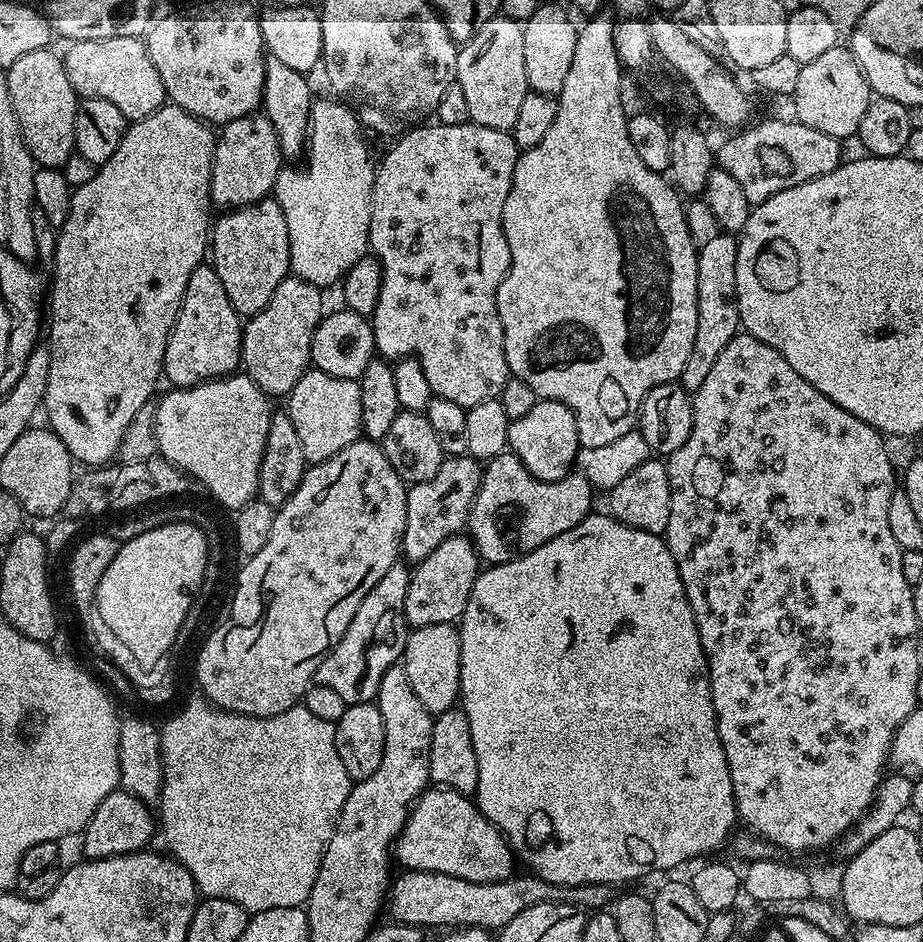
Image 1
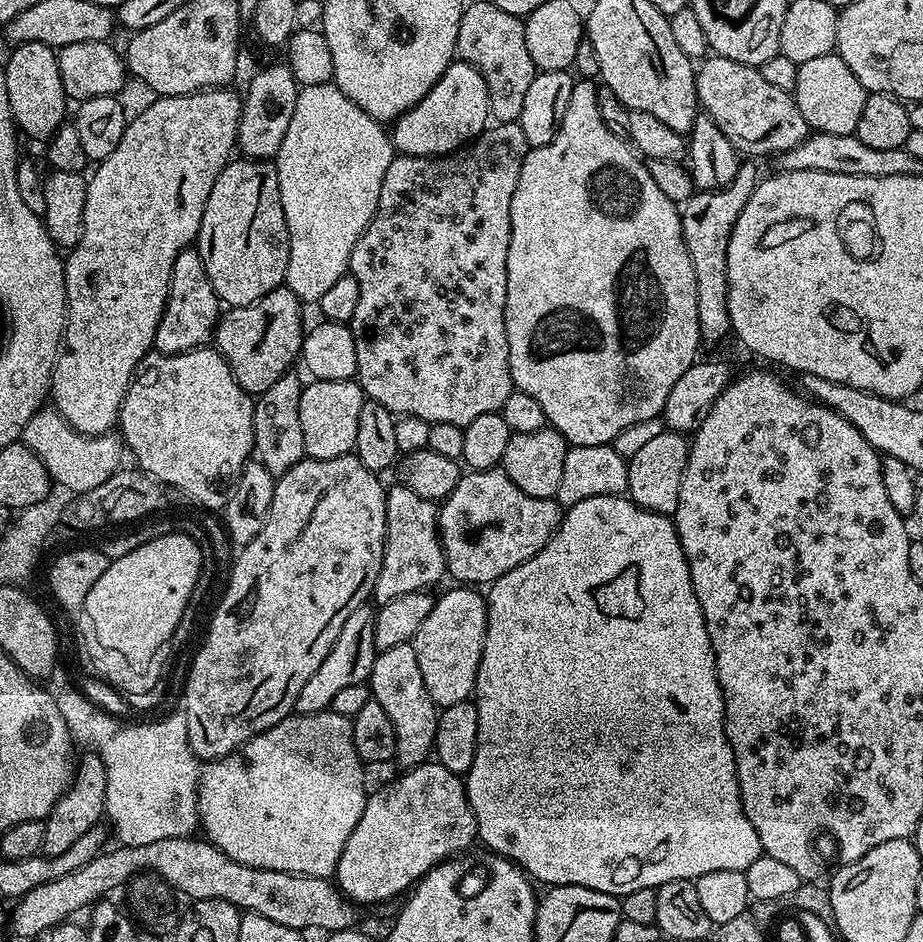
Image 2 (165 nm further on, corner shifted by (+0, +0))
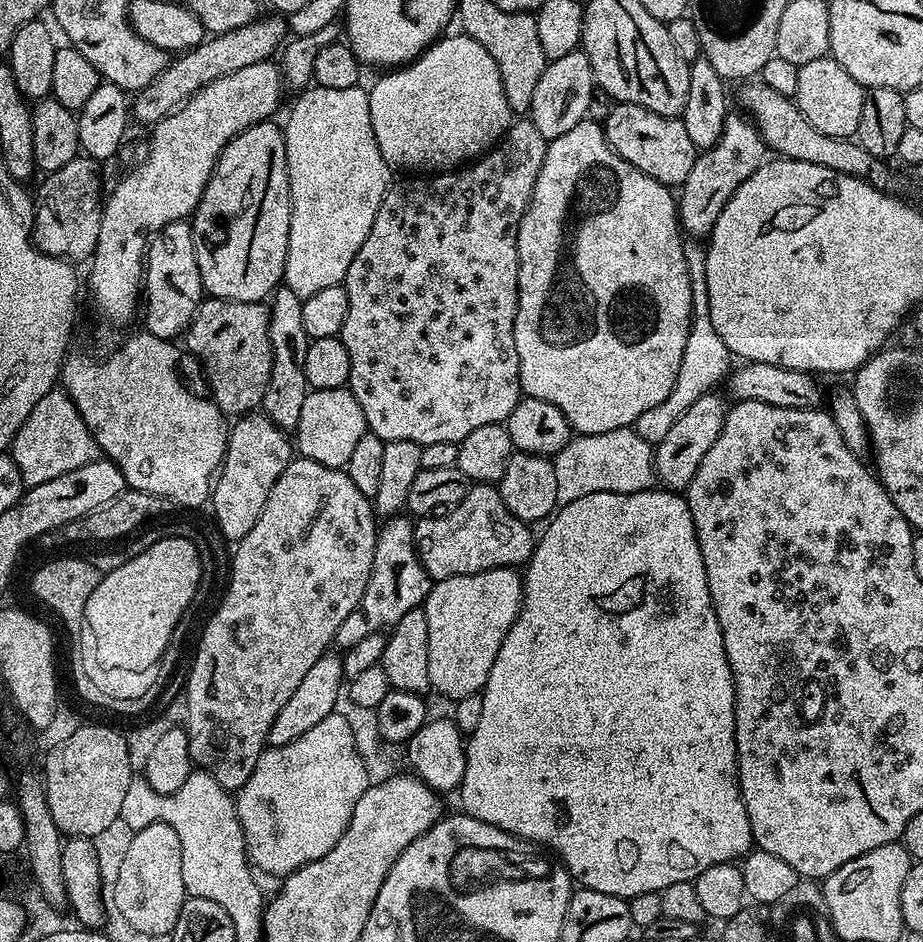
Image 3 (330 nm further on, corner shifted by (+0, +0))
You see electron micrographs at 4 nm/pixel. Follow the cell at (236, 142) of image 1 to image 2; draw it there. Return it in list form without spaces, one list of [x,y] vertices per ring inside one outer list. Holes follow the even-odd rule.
[[[287,63],[268,64],[261,72],[253,74],[248,89],[242,92],[236,135],[239,151],[245,157],[271,161],[278,154],[282,138],[286,138],[286,126],[290,126],[290,117],[294,115],[294,102],[298,102],[299,93],[300,88]]]

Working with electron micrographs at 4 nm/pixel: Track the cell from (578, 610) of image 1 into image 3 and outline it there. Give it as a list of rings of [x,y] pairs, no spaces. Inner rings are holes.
[[[656,486],[648,488],[647,491],[636,493],[587,494],[584,498],[578,498],[577,501],[561,507],[547,521],[546,527],[548,529],[541,536],[539,533],[532,550],[532,558],[522,572],[524,600],[520,604],[520,613],[514,626],[510,626],[510,630],[502,642],[502,650],[498,650],[498,658],[494,658],[494,666],[490,666],[490,678],[482,689],[482,719],[478,721],[478,727],[470,733],[466,740],[464,749],[466,770],[458,789],[460,804],[464,807],[461,808],[463,815],[478,818],[478,822],[498,826],[502,830],[528,841],[529,845],[545,844],[550,851],[560,855],[559,863],[568,869],[569,877],[577,885],[611,896],[631,898],[647,892],[660,893],[666,886],[674,886],[674,882],[695,881],[696,876],[702,874],[702,870],[706,870],[710,866],[739,861],[753,847],[754,841],[750,830],[750,818],[746,814],[746,806],[740,793],[740,773],[736,766],[736,691],[732,681],[730,662],[726,658],[726,646],[722,642],[722,626],[718,626],[718,618],[714,614],[710,586],[706,582],[706,566],[702,562],[702,550],[698,546],[694,518],[690,514],[687,499],[679,492],[661,490]]]

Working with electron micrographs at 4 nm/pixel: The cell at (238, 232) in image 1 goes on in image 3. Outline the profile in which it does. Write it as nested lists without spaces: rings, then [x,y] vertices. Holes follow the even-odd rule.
[[[276,122],[250,126],[226,145],[190,217],[194,254],[209,297],[258,304],[267,301],[284,279],[292,199],[284,130],[272,123]]]

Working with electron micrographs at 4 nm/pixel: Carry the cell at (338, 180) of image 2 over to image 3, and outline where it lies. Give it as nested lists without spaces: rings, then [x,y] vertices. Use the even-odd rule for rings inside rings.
[[[309,86],[299,93],[288,112],[288,121],[283,121],[286,142],[286,166],[288,185],[292,199],[290,218],[290,238],[284,267],[283,283],[298,298],[304,301],[326,286],[343,284],[354,254],[362,250],[370,226],[374,226],[374,214],[382,206],[382,198],[394,180],[393,169],[388,167],[382,150],[374,138],[374,126],[370,126],[370,102],[363,87],[346,90],[330,90],[319,86]]]

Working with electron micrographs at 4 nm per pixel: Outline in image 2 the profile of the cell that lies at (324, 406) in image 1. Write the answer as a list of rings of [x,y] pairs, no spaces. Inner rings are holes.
[[[355,379],[312,380],[305,383],[298,402],[305,457],[310,460],[329,460],[349,455],[356,446],[358,414],[362,414],[365,399],[365,394]]]

